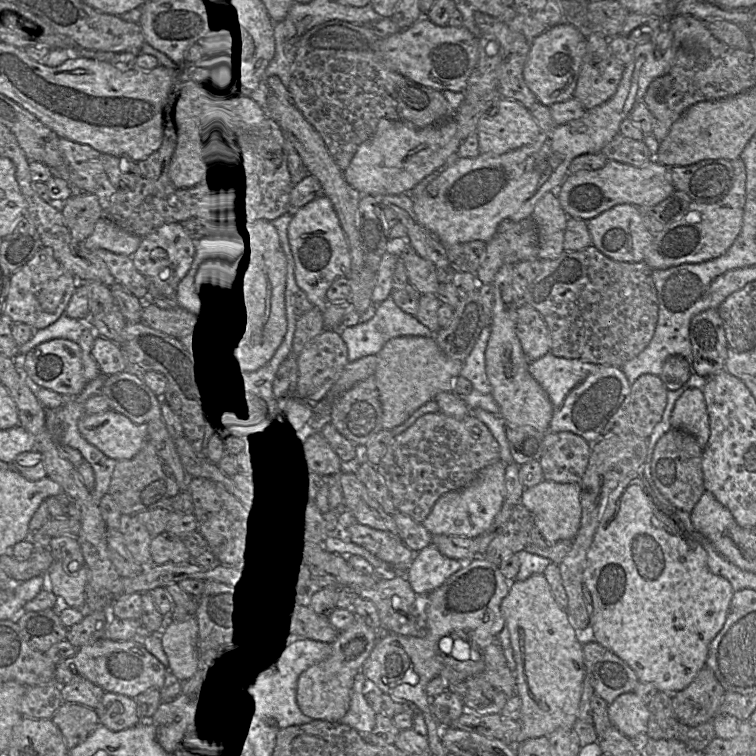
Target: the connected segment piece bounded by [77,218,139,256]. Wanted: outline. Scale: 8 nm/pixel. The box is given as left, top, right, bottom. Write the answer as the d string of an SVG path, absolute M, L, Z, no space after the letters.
M100 218L92 233L77 244L87 249L104 249L115 254L132 255L139 245L139 238L129 234L107 219Z

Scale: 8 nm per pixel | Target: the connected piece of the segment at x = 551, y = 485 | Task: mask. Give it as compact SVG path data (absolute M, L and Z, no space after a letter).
M544 479L538 485L525 488L521 503L533 515L535 524L543 538L550 544L561 540L573 540L581 526L581 484L580 483L556 483Z

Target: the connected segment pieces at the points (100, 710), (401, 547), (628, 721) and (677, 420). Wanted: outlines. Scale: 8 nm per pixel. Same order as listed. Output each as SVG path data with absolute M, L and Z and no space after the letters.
M103 692L95 711L98 723L111 731L124 730L142 721L133 698L122 694Z
M356 521L348 524L347 532L351 542L388 563L394 573L406 573L414 560L415 553L391 532L376 530Z
M634 692L617 697L608 706L608 715L611 724L639 747L649 739L646 734L648 706Z
M689 388L677 399L671 414L671 426L692 434L701 448L705 448L709 436L709 415L701 389Z

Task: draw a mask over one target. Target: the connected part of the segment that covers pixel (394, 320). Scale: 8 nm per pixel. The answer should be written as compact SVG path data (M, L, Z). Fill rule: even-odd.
M391 296L376 306L376 313L369 321L359 322L355 326L342 327L340 330L340 336L347 346L349 362L356 361L364 356L377 355L384 344L395 337L423 336L434 338L434 334L420 323L416 316L400 309Z

